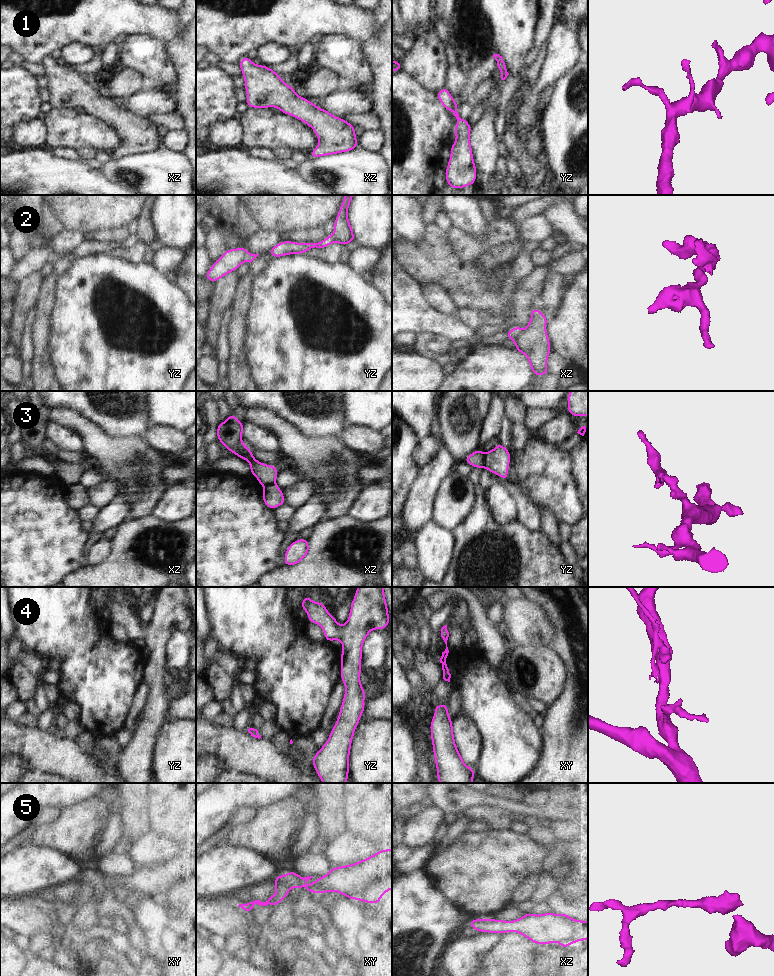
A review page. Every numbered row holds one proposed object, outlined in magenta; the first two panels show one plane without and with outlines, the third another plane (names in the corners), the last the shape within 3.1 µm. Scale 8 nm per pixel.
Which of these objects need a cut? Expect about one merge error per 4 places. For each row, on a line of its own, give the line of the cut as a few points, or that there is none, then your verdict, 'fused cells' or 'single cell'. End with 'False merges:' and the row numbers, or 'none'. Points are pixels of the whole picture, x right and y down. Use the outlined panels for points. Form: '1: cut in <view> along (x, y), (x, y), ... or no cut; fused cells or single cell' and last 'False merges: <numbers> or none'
1: no cut; single cell
2: cut in xz along (522, 330), (512, 339); fused cells
3: cut in yz along (483, 453), (485, 467); fused cells
4: no cut; single cell
5: no cut; single cell
False merges: 2, 3

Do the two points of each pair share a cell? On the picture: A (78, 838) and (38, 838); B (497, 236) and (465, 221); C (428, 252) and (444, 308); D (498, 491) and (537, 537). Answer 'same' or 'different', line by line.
A: same
B: different
C: different
D: different

